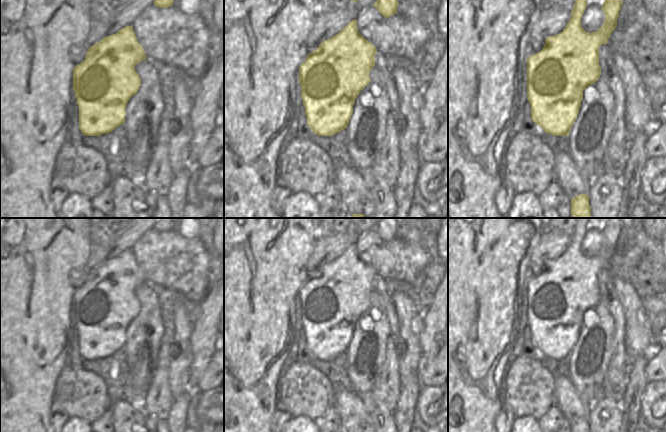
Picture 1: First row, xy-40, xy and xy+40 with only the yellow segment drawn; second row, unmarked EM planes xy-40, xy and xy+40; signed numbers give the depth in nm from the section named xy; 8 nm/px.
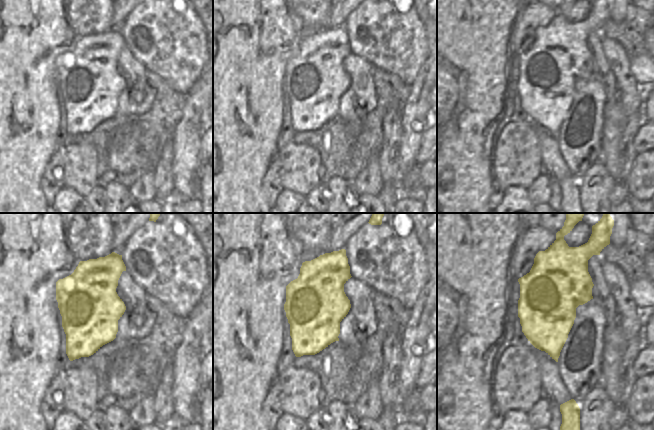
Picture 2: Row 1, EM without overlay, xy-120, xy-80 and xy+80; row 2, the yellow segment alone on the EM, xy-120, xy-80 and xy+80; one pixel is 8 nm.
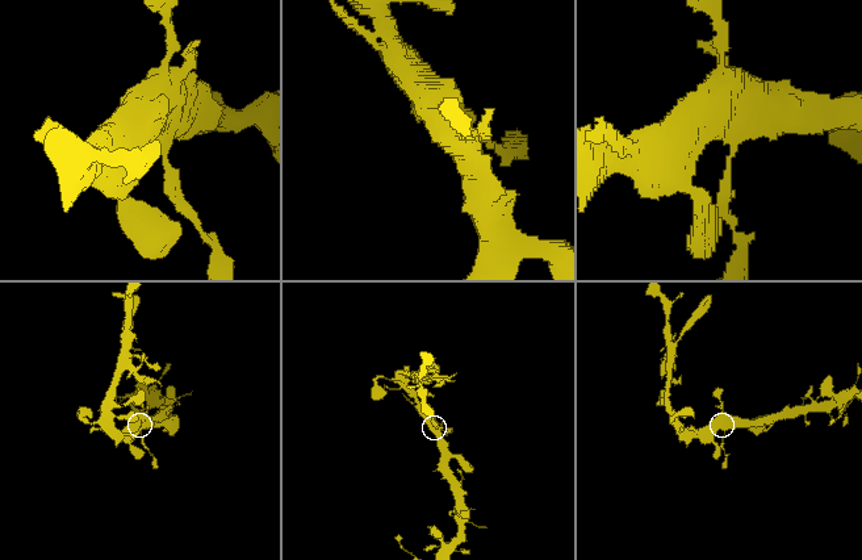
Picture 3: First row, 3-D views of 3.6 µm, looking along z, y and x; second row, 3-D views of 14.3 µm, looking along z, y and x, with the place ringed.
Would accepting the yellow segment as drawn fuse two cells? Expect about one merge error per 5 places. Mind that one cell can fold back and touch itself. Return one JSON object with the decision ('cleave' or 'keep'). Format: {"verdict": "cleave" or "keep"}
{"verdict": "keep"}

